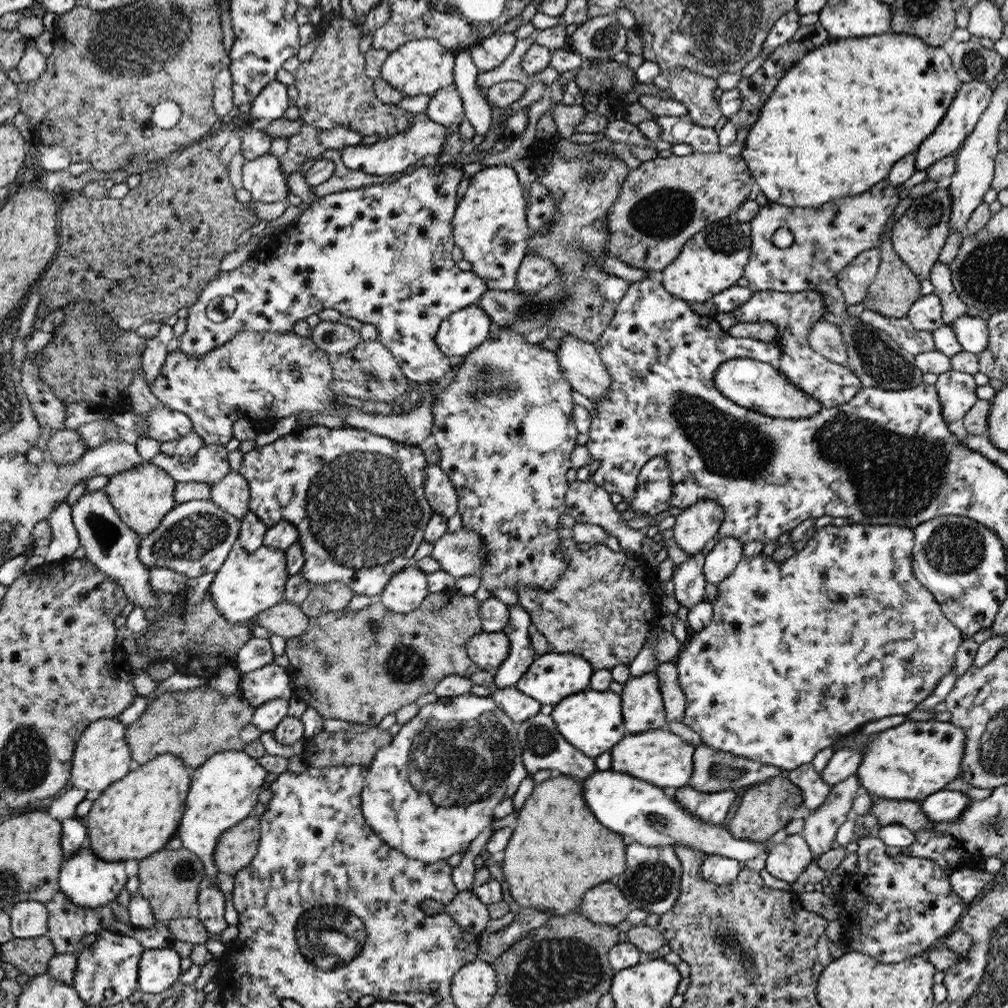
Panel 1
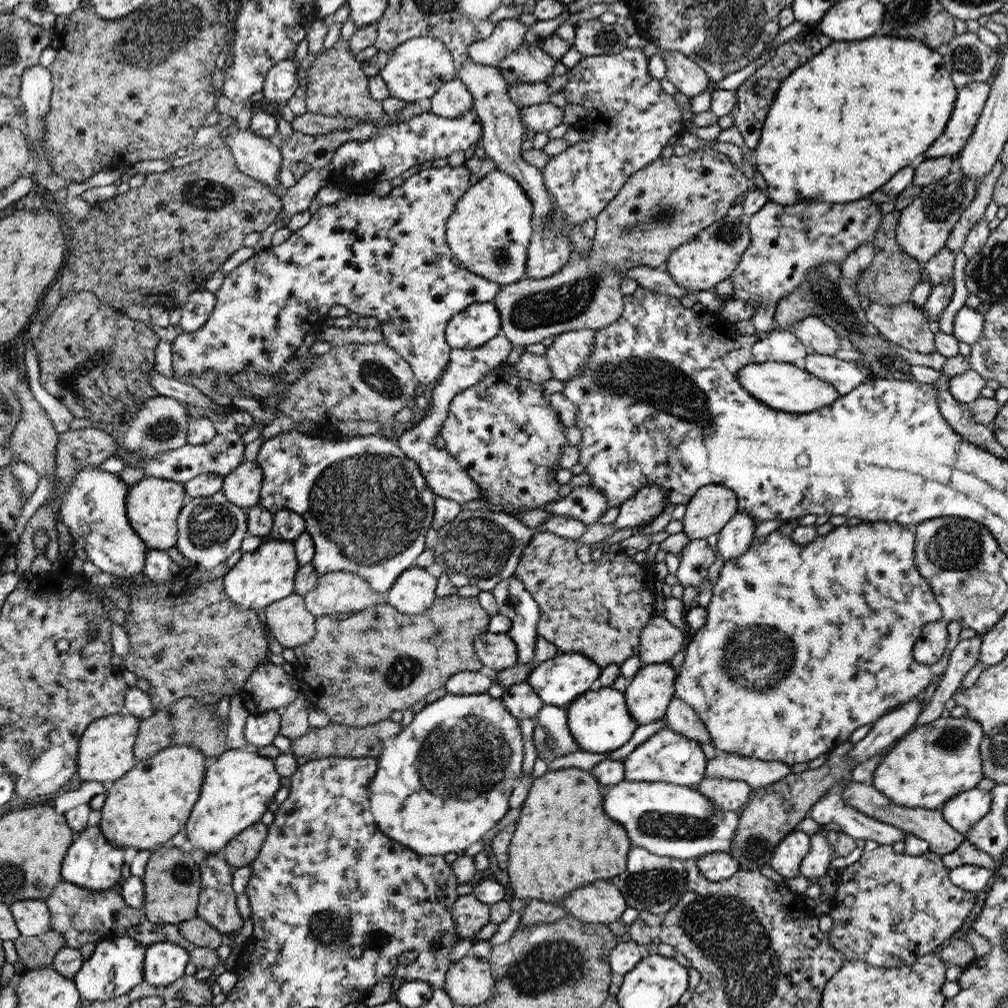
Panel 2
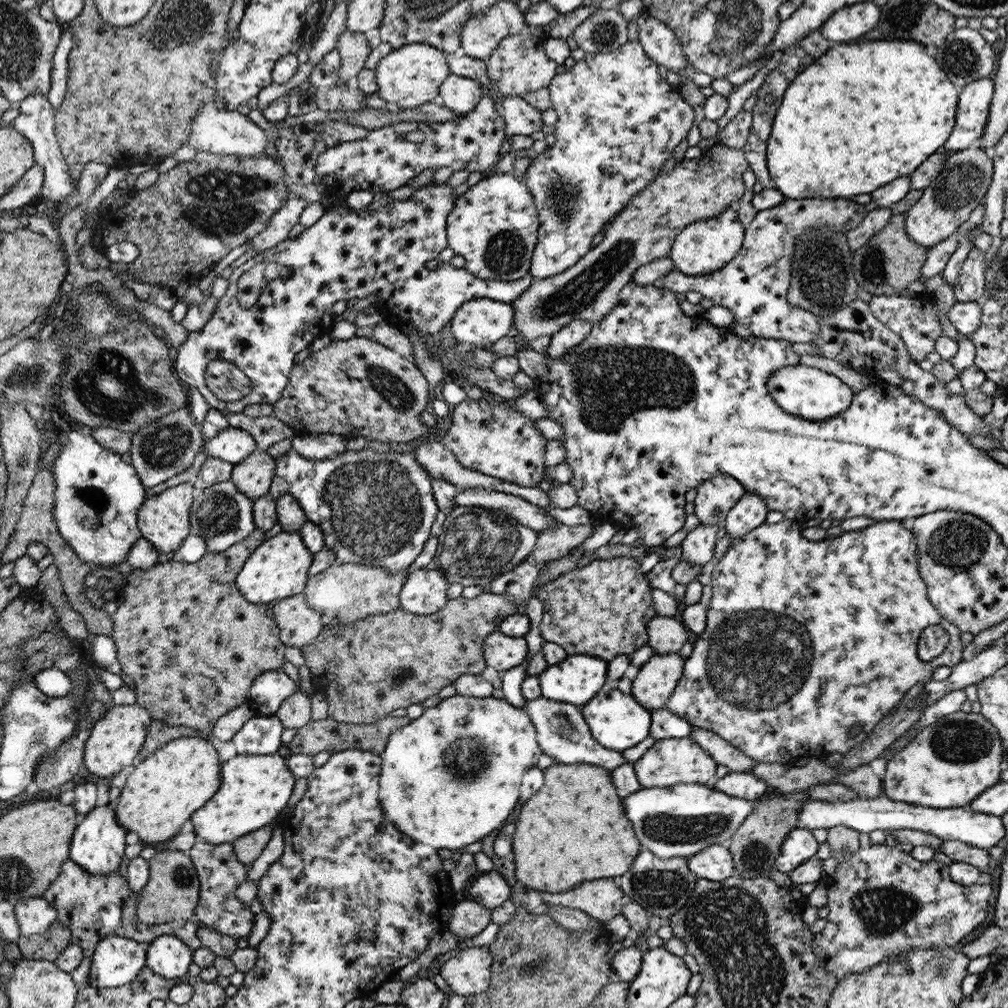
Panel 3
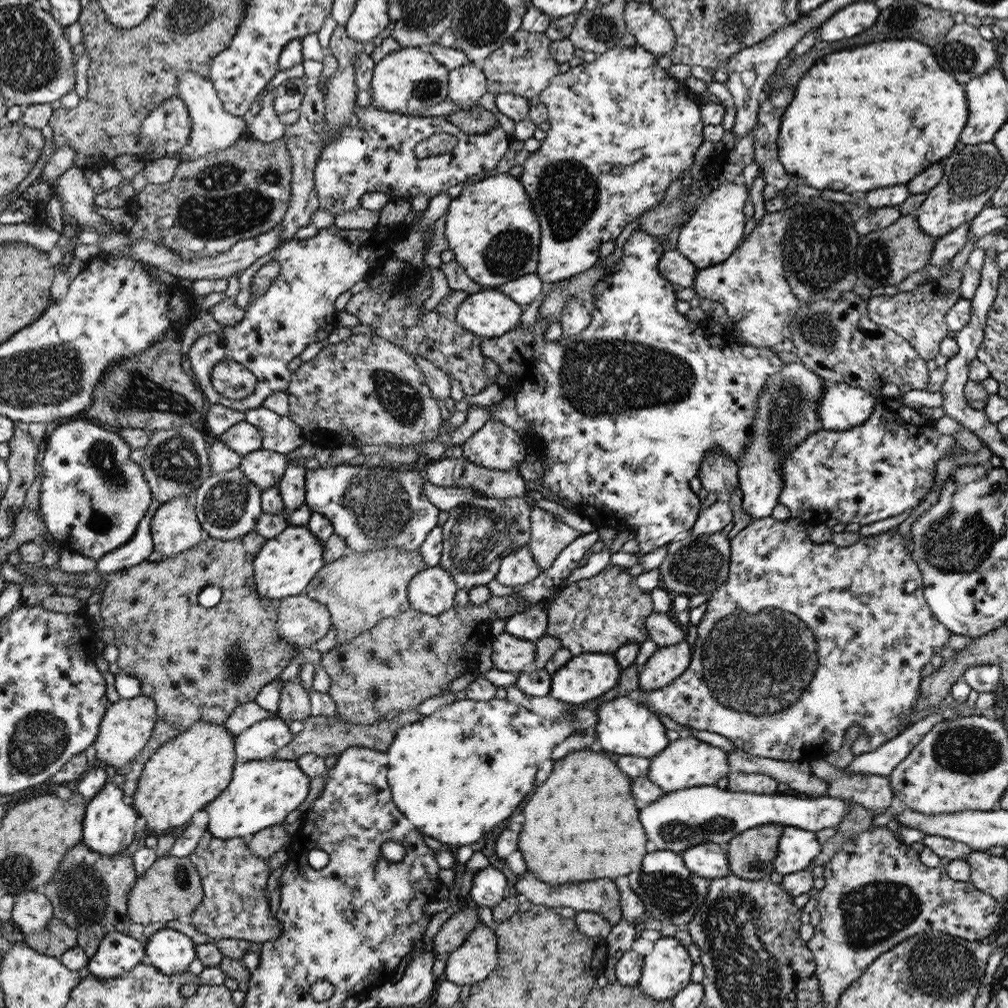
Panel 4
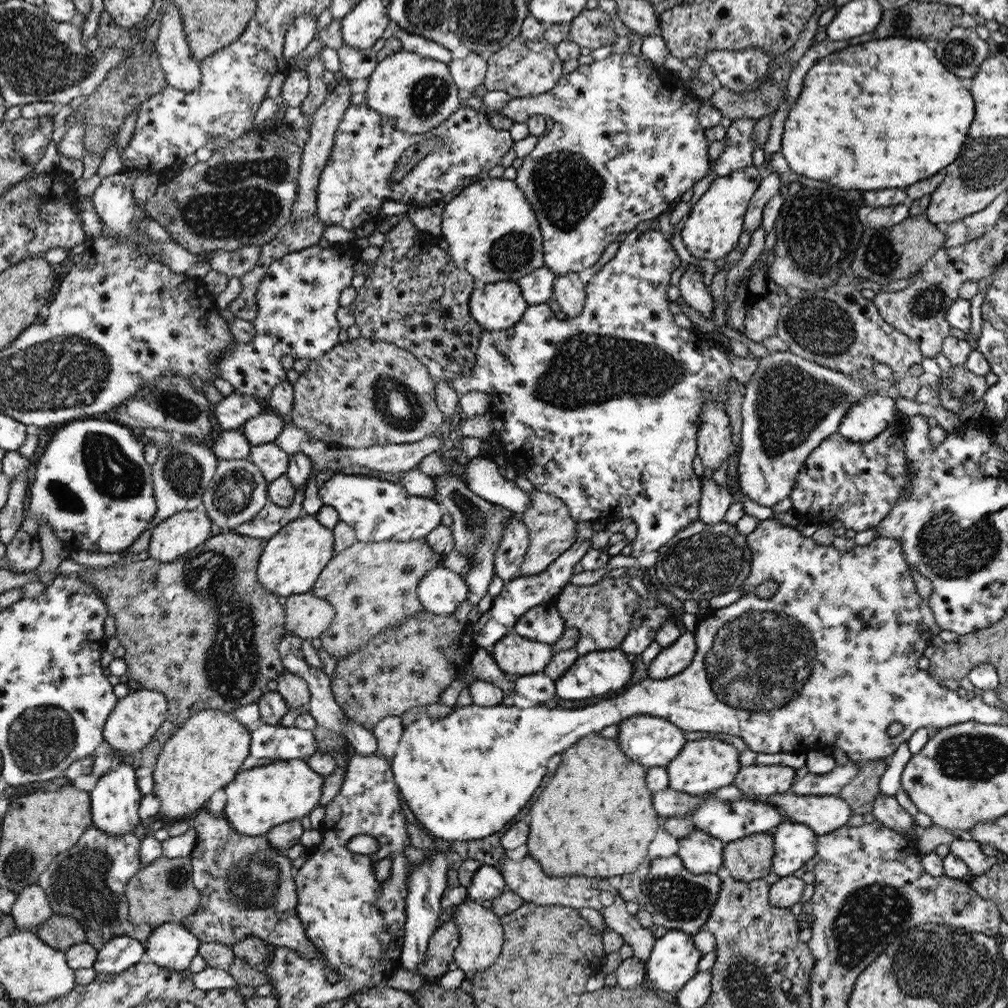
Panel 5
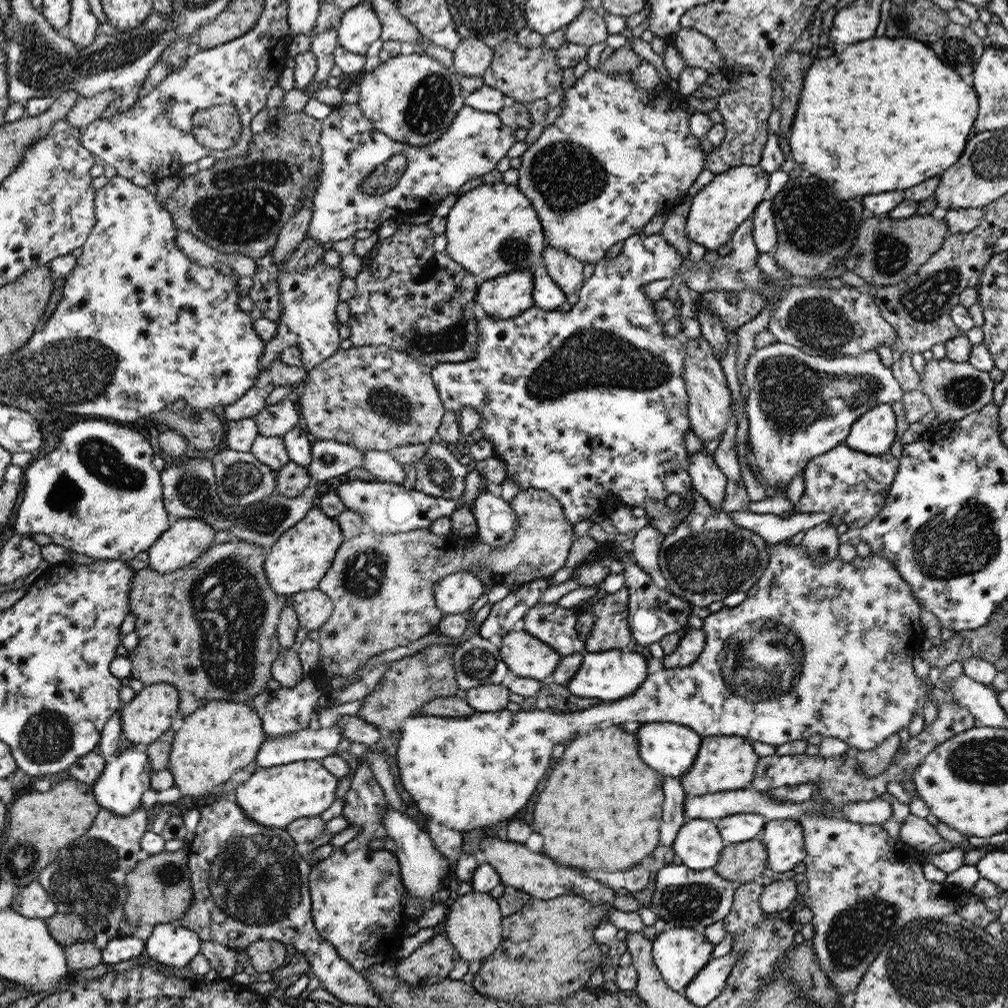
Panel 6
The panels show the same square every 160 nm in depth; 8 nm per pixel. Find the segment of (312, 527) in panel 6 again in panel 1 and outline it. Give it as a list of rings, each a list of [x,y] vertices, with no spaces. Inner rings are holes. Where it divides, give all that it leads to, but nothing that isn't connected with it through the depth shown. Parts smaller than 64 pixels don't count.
[[[234,544],[224,564],[217,570],[209,594],[228,622],[245,622],[284,600],[288,580],[284,550],[262,545],[254,552],[248,552],[242,545]]]

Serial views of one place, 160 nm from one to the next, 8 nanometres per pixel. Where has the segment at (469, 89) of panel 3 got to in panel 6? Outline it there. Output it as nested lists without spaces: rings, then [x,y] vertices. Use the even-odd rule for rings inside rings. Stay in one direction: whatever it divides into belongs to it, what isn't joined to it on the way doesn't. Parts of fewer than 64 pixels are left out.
[[[462,38],[454,52],[453,67],[462,76],[482,76],[494,56],[494,48],[474,38]]]

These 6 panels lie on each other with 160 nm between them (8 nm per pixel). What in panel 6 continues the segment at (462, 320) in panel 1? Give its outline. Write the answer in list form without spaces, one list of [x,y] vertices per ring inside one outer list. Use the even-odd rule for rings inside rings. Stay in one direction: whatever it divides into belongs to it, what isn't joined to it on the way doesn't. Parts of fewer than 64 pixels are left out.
[[[533,270],[516,271],[480,282],[476,301],[492,319],[512,319],[535,307]]]

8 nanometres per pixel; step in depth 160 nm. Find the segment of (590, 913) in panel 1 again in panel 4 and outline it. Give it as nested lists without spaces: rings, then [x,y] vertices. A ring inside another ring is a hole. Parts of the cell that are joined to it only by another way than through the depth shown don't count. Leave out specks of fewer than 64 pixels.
[[[526,870],[522,877],[518,877],[518,881],[514,886],[521,899],[537,905],[552,907],[555,910],[568,906],[568,908],[574,908],[577,911],[595,912],[596,914],[601,914],[612,926],[617,925],[623,918],[620,903],[621,891],[618,890],[612,879],[597,879],[552,887],[536,879],[534,873]]]

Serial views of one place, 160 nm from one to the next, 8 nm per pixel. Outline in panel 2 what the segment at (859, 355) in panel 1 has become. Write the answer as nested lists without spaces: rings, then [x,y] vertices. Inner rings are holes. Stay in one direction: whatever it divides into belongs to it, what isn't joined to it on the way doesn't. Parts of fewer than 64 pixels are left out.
[[[834,263],[820,265],[804,277],[800,287],[790,295],[782,298],[774,311],[774,321],[778,323],[780,331],[786,331],[788,327],[796,325],[798,321],[807,317],[817,317],[831,327],[838,337],[848,339],[852,348],[862,354],[862,358],[857,362],[863,364],[869,372],[871,378],[888,380],[914,380],[910,373],[911,364],[895,351],[895,345],[887,341],[878,333],[873,325],[868,323],[865,310],[860,307],[861,296],[842,277],[842,268]]]

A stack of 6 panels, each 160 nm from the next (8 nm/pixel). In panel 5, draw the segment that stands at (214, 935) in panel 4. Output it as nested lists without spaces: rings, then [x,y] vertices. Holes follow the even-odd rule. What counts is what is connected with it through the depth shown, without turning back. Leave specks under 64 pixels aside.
[[[203,809],[194,818],[197,843],[190,857],[193,883],[201,891],[201,904],[194,914],[182,919],[181,925],[197,935],[202,943],[216,942],[232,946],[245,938],[258,936],[268,944],[290,947],[306,959],[316,960],[323,965],[326,958],[323,958],[323,954],[309,941],[305,926],[295,913],[298,897],[294,876],[297,871],[292,868],[292,861],[286,856],[286,851],[271,846],[265,835],[240,836],[225,816],[224,812],[212,814]]]

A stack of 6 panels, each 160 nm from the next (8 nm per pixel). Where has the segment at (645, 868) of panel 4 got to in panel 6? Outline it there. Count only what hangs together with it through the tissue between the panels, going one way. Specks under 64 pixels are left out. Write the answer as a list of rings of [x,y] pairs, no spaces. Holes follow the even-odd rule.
[[[672,862],[658,872],[648,906],[657,918],[665,920],[671,927],[703,930],[730,912],[734,893],[730,882],[716,874],[714,869],[696,871]]]

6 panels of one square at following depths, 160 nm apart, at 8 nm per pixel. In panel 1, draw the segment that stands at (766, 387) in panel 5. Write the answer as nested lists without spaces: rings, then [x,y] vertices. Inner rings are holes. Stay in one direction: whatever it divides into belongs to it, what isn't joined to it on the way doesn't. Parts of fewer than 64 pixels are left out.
[[[734,537],[717,538],[714,548],[705,556],[703,573],[707,582],[722,582],[742,560],[744,542]]]

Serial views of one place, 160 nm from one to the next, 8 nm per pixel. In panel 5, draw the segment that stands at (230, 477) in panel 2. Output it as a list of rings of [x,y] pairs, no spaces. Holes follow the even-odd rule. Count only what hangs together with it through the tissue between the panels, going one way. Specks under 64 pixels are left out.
[[[268,442],[253,446],[248,459],[261,470],[262,476],[269,483],[280,478],[288,470],[290,455],[278,444]]]

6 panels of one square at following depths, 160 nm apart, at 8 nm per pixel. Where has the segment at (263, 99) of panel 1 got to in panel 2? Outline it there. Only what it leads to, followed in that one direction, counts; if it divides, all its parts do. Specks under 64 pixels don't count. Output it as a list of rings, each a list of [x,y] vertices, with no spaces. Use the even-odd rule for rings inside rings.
[[[290,59],[278,62],[270,69],[263,89],[265,102],[286,106],[290,98],[294,96],[299,82],[302,82],[298,75],[299,70],[300,67],[296,67]]]

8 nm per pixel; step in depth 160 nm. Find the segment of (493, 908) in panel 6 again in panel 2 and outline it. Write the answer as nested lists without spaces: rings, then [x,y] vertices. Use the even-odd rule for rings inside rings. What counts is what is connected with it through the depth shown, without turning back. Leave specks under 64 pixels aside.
[[[467,954],[449,969],[443,989],[454,1005],[471,1007],[485,1004],[496,991],[492,964],[487,958]]]

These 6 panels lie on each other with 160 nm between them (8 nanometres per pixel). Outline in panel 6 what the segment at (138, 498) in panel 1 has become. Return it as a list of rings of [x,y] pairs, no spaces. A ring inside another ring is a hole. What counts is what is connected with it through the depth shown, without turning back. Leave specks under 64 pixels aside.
[[[181,518],[162,534],[162,538],[152,548],[148,549],[148,562],[150,568],[162,574],[173,573],[192,561],[195,561],[201,554],[206,552],[214,542],[217,531],[210,523],[197,518]]]

